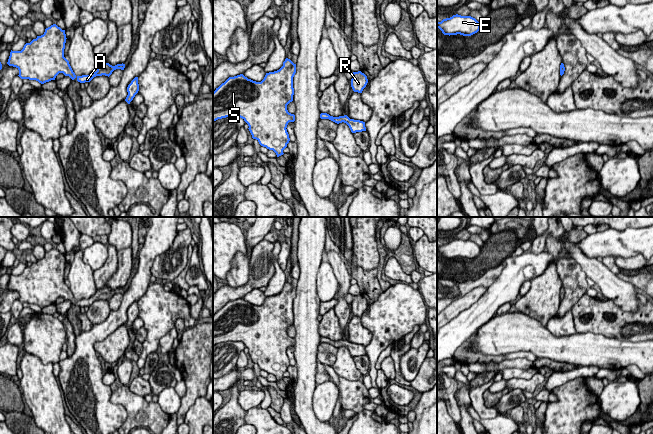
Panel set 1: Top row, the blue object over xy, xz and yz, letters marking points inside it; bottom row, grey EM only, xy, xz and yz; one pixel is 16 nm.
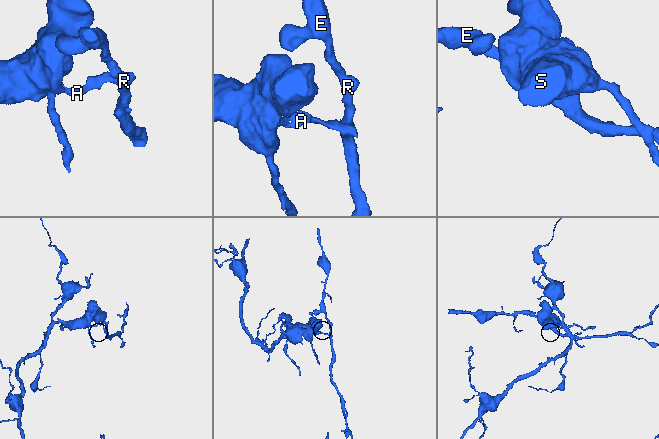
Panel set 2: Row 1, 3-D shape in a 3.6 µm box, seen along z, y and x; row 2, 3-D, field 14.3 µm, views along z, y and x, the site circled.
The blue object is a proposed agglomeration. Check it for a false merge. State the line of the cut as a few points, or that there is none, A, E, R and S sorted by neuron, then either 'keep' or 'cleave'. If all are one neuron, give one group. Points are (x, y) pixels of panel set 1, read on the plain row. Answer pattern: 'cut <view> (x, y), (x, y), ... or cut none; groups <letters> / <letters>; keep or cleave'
cut none; groups A E R S; keep

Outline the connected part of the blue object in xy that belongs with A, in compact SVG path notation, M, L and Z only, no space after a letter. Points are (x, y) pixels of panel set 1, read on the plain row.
M53 248L45 253L43 259L26 267L21 275L11 274L7 288L19 294L18 300L21 303L36 304L41 308L55 304L59 297L85 307L96 300L109 301L116 293L124 294L123 287L115 290L105 287L98 289L96 296L76 300L69 285L64 281L66 263L65 254Z

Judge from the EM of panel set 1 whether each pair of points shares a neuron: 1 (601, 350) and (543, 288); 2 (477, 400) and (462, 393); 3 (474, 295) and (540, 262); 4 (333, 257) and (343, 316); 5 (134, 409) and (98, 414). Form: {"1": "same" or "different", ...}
{"1": "different", "2": "different", "3": "different", "4": "same", "5": "different"}

